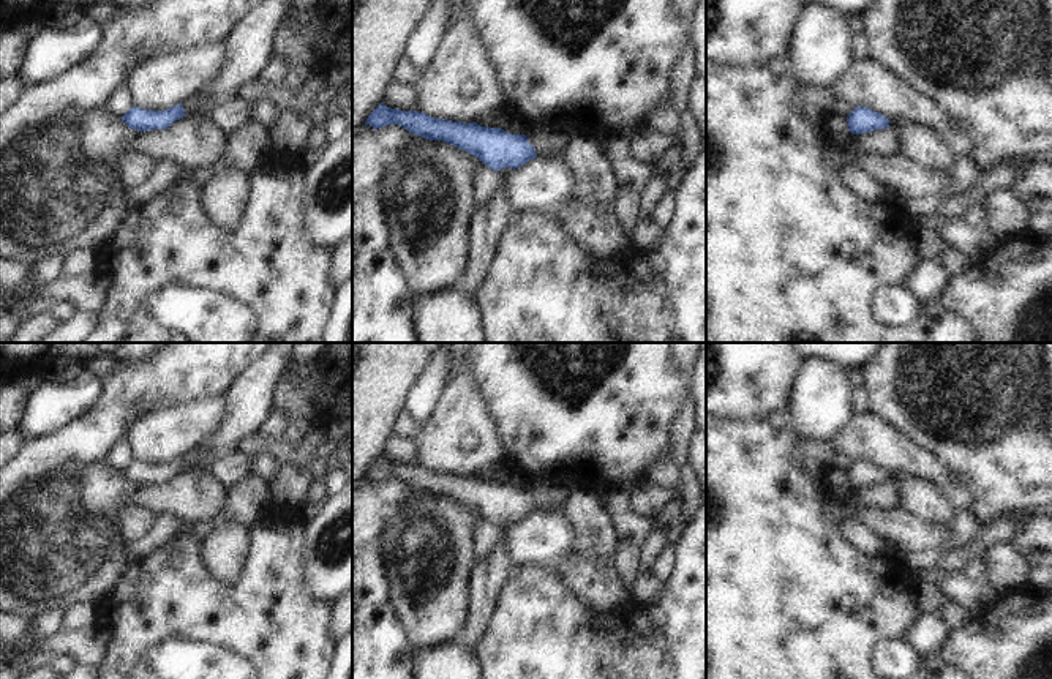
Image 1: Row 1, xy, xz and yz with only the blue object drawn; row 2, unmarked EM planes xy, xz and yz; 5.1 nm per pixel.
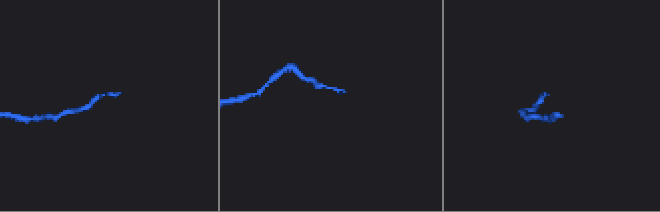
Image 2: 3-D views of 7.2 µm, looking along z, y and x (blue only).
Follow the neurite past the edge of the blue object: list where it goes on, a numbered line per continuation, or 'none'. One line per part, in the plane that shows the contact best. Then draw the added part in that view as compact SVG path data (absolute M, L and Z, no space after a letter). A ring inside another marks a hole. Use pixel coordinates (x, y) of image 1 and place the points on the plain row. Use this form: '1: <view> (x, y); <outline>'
1: xy (195, 458); M197 447L196 450L185 452L182 460L185 463L185 469L201 467L210 463L212 455L204 447Z

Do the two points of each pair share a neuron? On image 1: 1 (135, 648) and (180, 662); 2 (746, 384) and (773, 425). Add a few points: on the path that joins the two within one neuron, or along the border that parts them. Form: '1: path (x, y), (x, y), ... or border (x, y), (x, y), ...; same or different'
1: border (184, 638), (161, 640), (150, 649), (146, 662); different
2: border (785, 409), (728, 419); different

